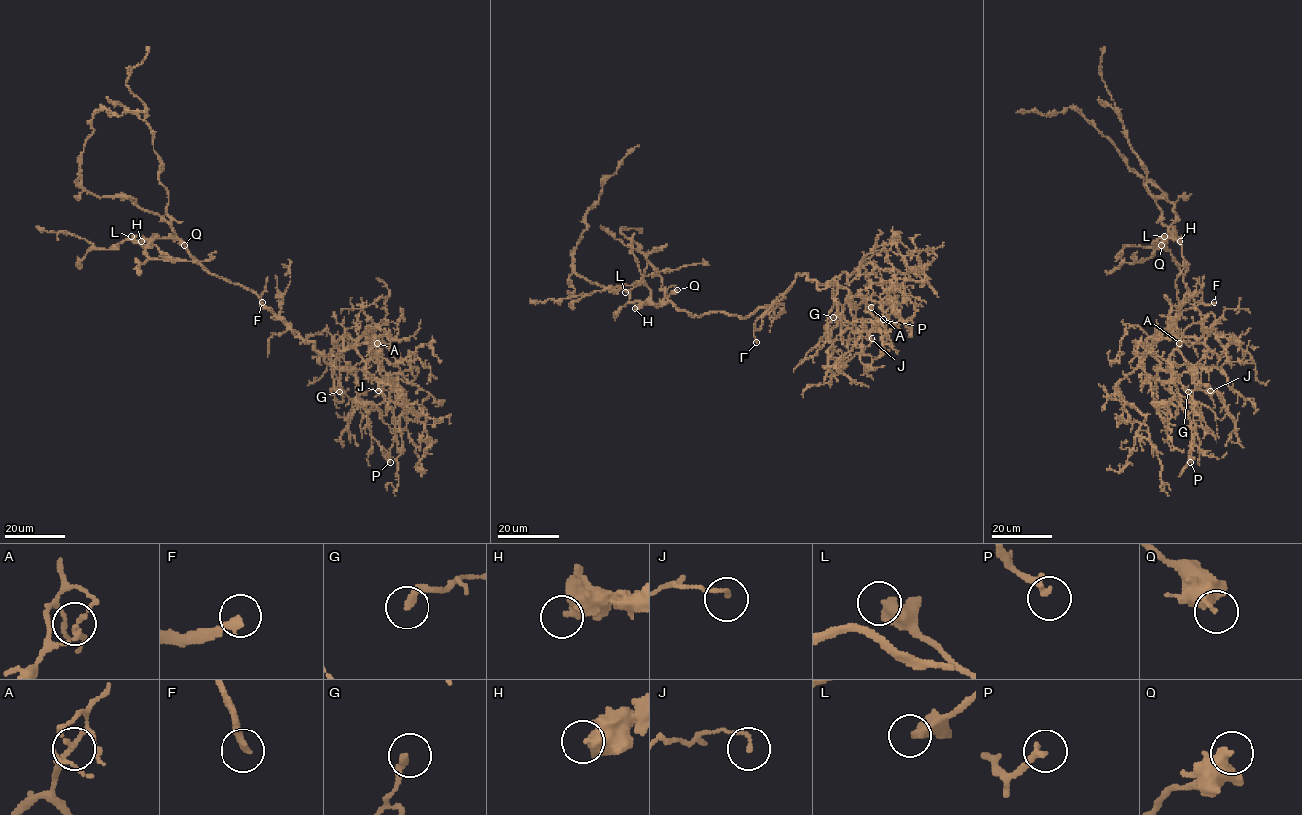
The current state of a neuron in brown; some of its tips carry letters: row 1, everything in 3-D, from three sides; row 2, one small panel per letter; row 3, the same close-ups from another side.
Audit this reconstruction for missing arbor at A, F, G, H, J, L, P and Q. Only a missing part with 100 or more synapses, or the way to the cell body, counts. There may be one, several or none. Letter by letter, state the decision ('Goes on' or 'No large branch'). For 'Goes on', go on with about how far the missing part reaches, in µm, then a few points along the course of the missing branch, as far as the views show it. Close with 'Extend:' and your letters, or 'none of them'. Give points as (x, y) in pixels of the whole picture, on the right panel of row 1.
A: No large branch
F: Goes on. Missing length about 50 µm. Course of what is missing: (1214, 302), (1232, 296), (1244, 307), (1263, 303), (1278, 289), (1282, 281), (1271, 241)
G: No large branch
H: No large branch
J: No large branch
L: No large branch
P: No large branch
Q: No large branch
Extend: F

